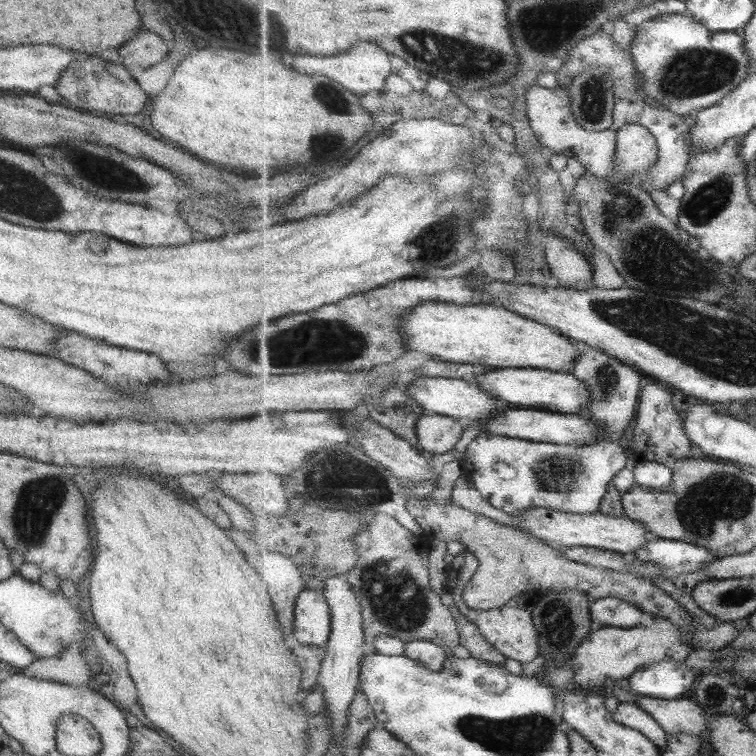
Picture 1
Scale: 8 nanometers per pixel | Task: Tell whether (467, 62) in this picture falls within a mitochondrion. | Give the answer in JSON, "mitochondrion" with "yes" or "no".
{"mitochondrion":"yes"}

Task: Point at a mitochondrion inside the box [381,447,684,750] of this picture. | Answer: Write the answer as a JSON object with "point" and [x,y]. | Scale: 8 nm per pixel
{"point":[556,616]}

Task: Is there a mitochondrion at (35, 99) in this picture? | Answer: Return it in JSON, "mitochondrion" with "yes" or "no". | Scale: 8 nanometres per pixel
{"mitochondrion":"no"}

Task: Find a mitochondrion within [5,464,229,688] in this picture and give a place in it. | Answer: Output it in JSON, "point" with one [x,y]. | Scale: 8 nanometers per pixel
{"point":[39,501]}

